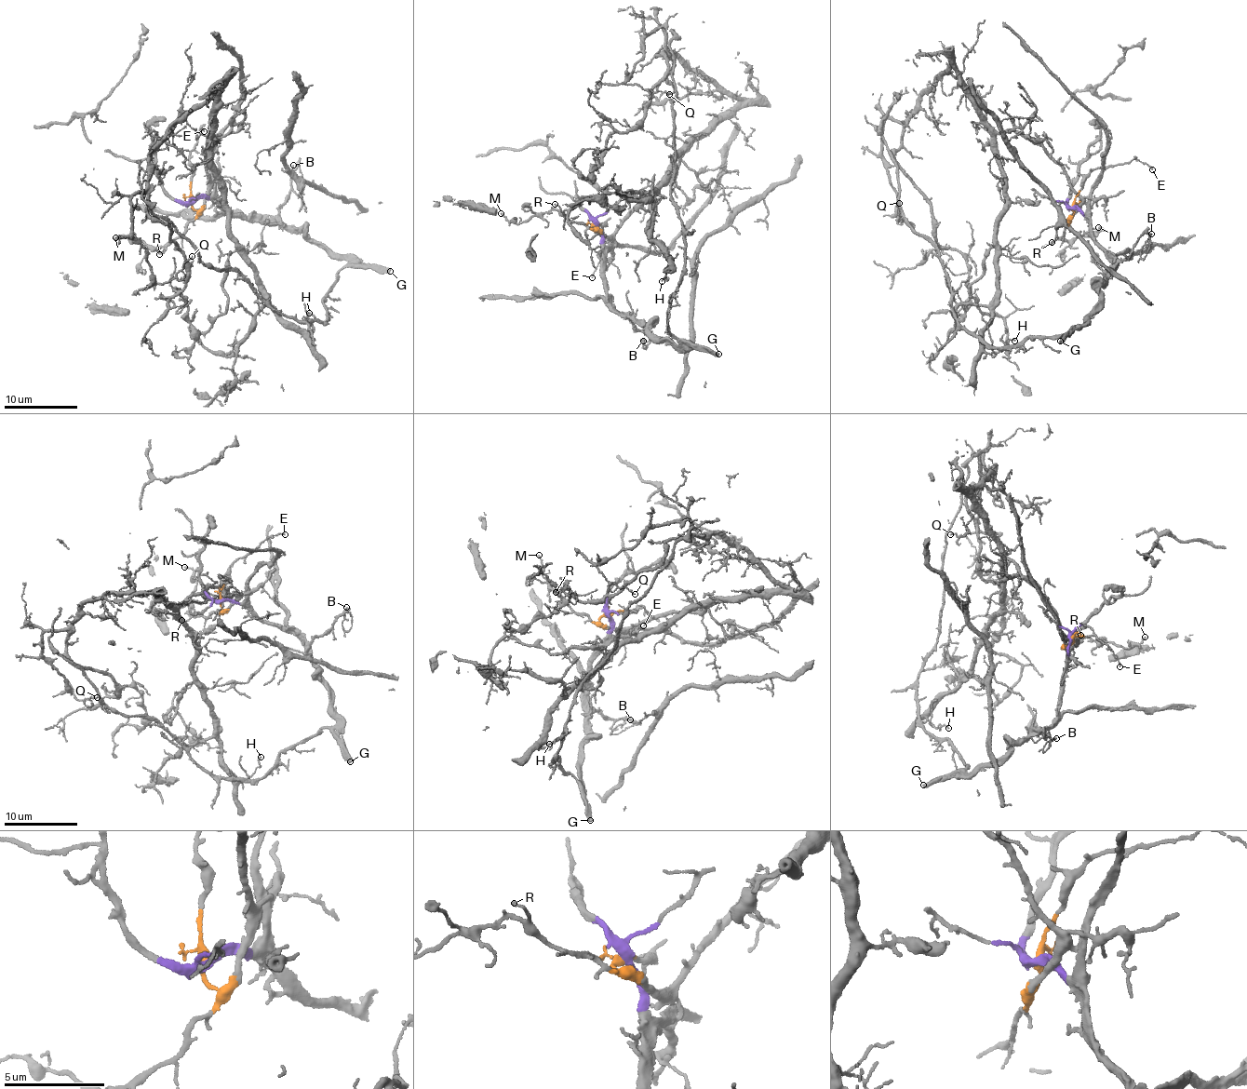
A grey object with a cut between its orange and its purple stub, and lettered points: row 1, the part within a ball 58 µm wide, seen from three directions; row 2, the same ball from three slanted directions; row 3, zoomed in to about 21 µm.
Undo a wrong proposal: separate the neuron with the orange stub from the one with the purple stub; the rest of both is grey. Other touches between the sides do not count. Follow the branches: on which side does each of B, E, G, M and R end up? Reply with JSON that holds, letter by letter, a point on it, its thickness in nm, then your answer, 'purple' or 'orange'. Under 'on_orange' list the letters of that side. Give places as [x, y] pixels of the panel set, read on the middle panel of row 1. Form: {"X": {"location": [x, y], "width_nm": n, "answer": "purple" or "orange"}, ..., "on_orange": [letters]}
{"B": {"location": [643, 341], "width_nm": 110, "answer": "purple"}, "E": {"location": [592, 277], "width_nm": 120, "answer": "orange"}, "G": {"location": [718, 354], "width_nm": 460, "answer": "purple"}, "M": {"location": [501, 213], "width_nm": 140, "answer": "orange"}, "R": {"location": [555, 204], "width_nm": 110, "answer": "orange"}, "on_orange": ["E", "M", "R"]}

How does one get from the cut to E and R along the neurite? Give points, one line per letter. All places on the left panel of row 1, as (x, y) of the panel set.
E: (192, 200), (192, 169), (188, 156), (196, 145), (199, 129), (204, 131)
R: (192, 200), (195, 217), (159, 254)

